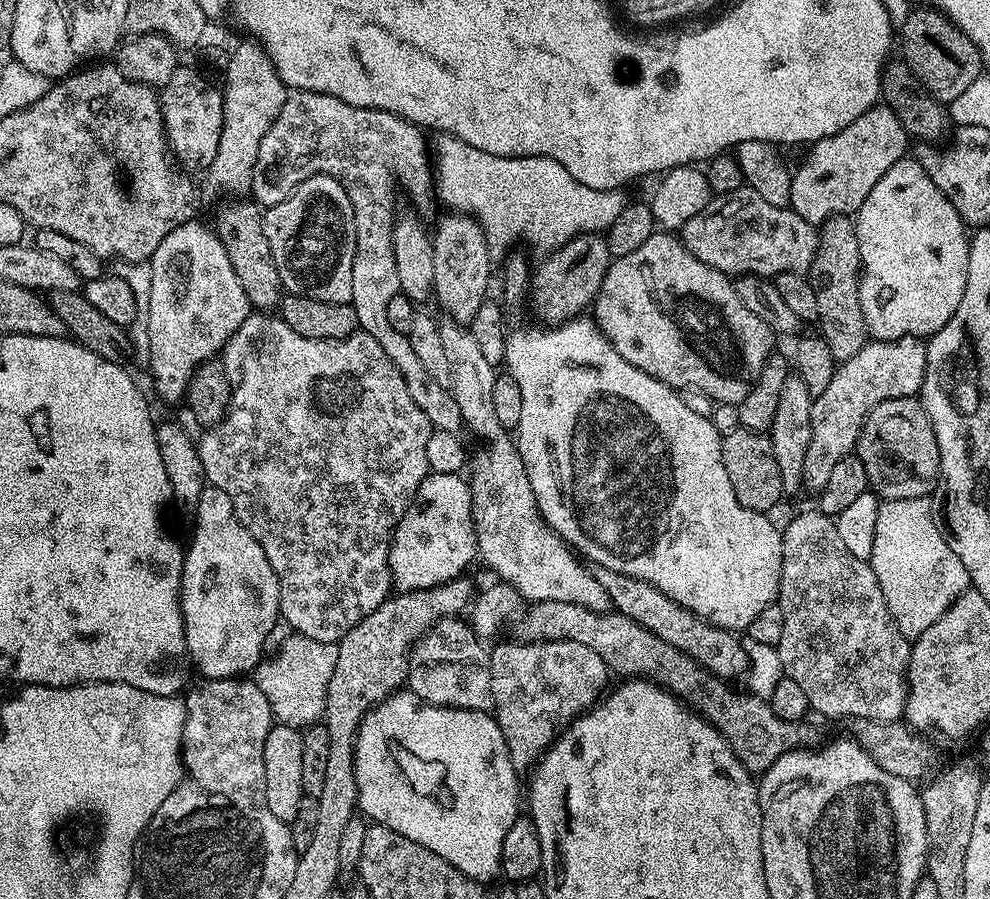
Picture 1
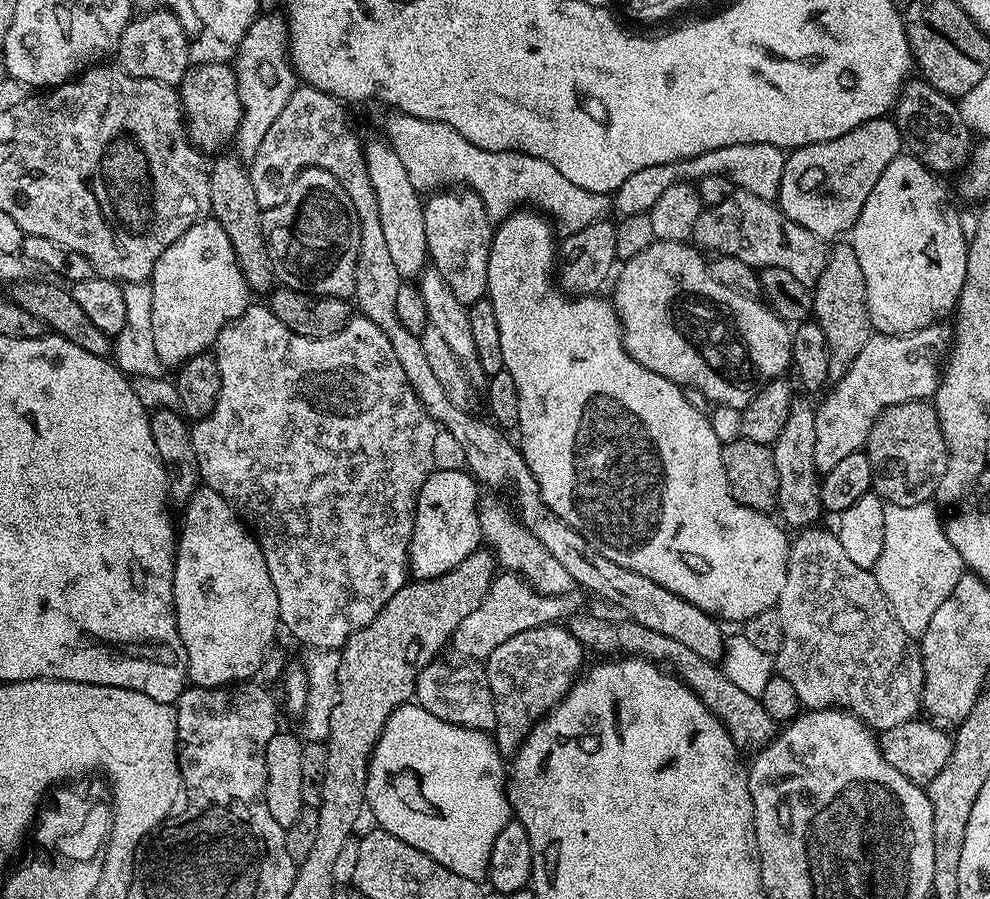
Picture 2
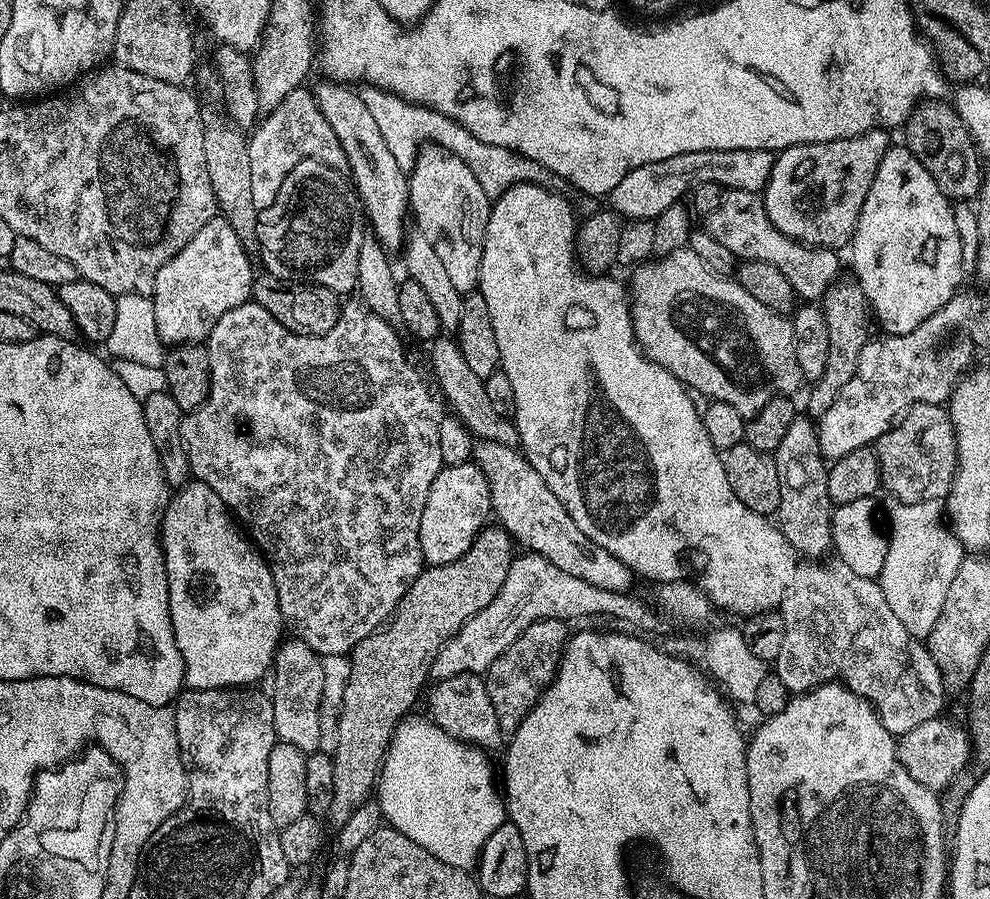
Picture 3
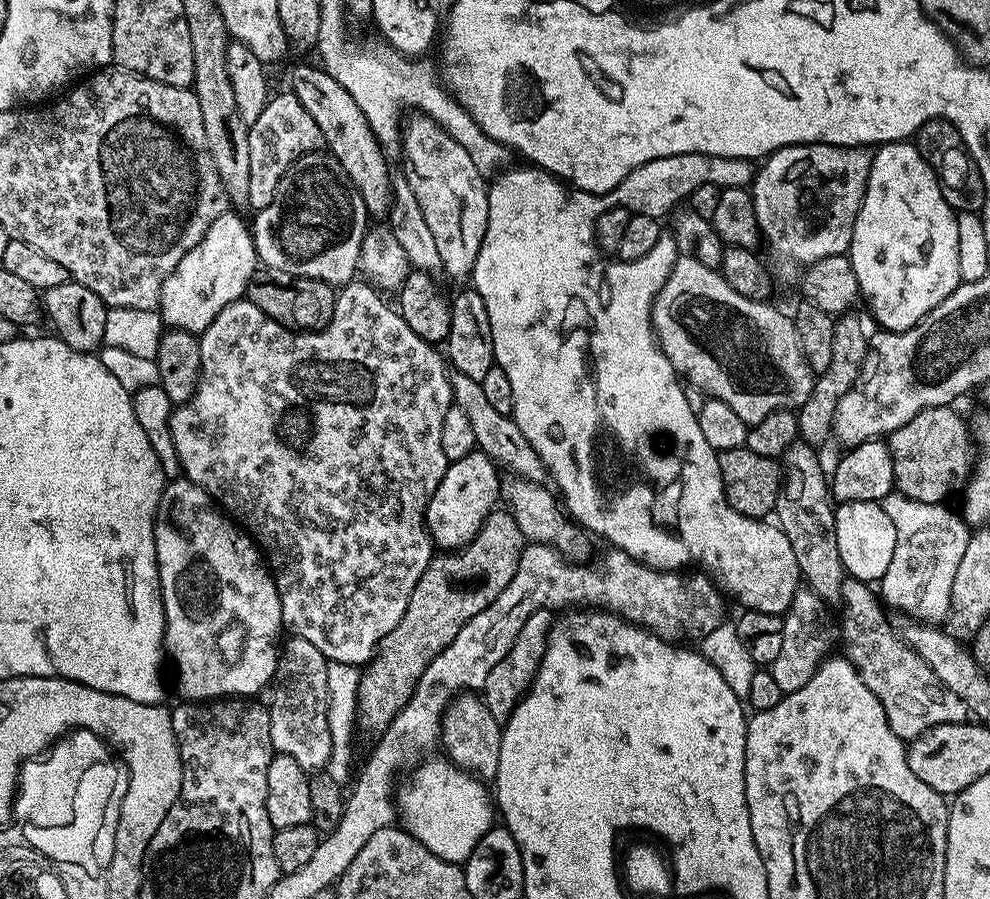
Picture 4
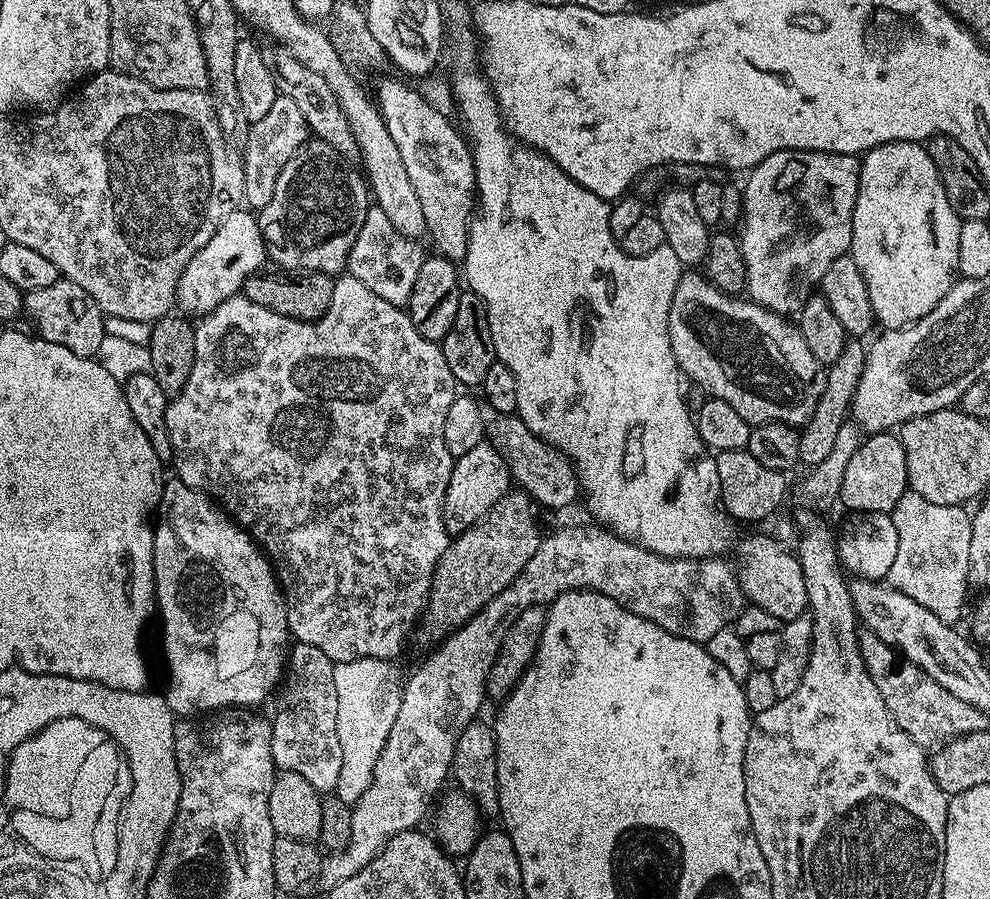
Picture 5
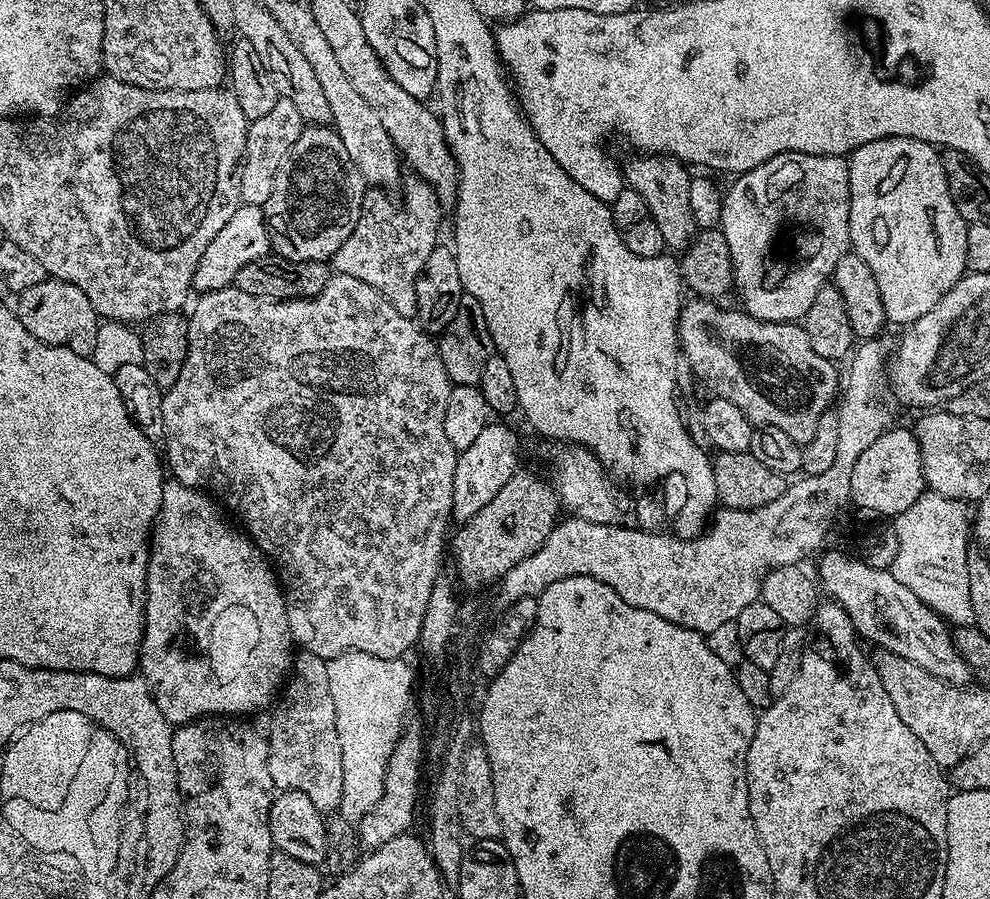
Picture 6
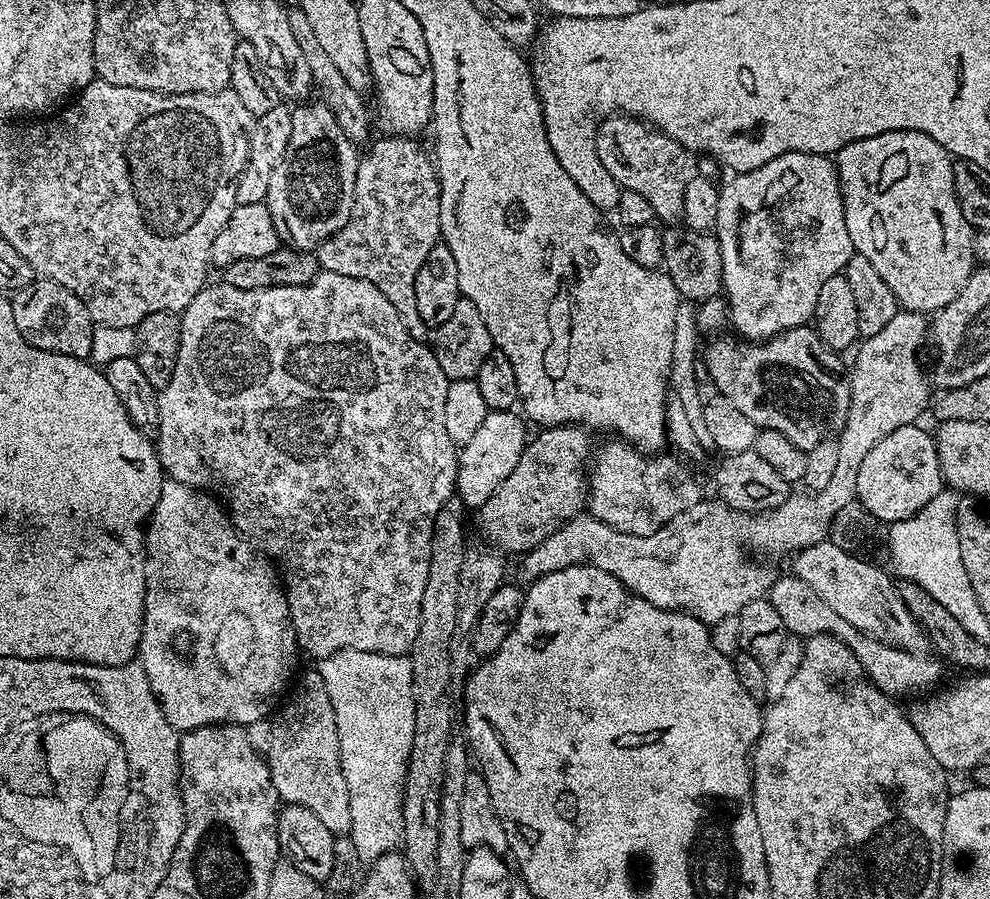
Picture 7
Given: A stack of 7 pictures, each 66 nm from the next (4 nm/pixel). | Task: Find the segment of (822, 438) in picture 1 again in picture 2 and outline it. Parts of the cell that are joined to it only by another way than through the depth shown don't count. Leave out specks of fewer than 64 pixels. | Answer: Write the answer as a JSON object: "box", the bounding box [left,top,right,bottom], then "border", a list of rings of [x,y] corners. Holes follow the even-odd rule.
{"box":[814,322,953,474],"border":[[[937,322],[922,330],[908,332],[904,336],[874,334],[868,339],[866,346],[862,346],[862,354],[858,354],[858,358],[854,358],[854,366],[850,366],[848,373],[827,389],[828,397],[816,408],[814,462],[817,472],[823,474],[834,470],[834,466],[838,462],[842,462],[842,458],[846,458],[846,454],[861,451],[867,445],[868,435],[874,422],[890,406],[901,404],[907,400],[927,401],[929,398],[935,397],[936,388],[940,385],[942,375],[942,368],[938,360],[936,364],[936,348],[947,349],[953,333],[951,327],[943,328],[944,326],[943,323]]]}

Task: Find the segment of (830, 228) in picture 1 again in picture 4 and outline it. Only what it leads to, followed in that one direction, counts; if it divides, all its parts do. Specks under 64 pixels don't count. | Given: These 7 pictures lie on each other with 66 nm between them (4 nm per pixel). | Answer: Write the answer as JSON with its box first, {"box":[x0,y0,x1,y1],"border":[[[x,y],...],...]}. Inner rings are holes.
{"box":[796,314,869,446],"border":[[[845,314],[836,320],[830,366],[826,366],[826,370],[816,376],[816,385],[812,387],[810,398],[806,398],[806,402],[798,410],[796,421],[800,427],[799,439],[803,443],[821,446],[820,444],[833,439],[832,427],[834,414],[838,410],[838,402],[842,402],[846,390],[856,385],[856,379],[860,377],[869,347],[869,333],[864,333],[864,324],[856,317],[856,314]]]}

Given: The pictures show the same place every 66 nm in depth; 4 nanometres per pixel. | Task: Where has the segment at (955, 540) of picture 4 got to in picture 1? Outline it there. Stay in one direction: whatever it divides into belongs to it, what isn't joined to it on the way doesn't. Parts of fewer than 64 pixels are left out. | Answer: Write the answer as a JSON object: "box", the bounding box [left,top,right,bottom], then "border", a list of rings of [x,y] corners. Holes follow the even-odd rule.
{"box":[871,497,970,640],"border":[[[929,497],[902,498],[901,500],[886,500],[878,510],[878,526],[874,526],[874,550],[872,551],[871,566],[878,578],[878,586],[882,586],[882,598],[886,598],[886,606],[902,634],[907,640],[917,640],[942,614],[948,612],[948,607],[961,594],[969,591],[970,581],[966,566],[950,550],[947,535],[941,525],[932,517],[932,503]]]}

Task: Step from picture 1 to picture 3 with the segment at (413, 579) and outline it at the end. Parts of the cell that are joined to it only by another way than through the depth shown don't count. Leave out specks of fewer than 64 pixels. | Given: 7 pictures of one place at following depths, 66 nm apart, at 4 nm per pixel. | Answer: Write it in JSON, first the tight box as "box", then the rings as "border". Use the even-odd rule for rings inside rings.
{"box":[420,462,493,565],"border":[[[475,462],[441,468],[438,478],[434,478],[430,486],[430,494],[426,494],[426,510],[422,510],[420,549],[425,565],[445,564],[454,562],[454,558],[462,558],[480,529],[489,523],[493,512],[486,474],[482,474]]]}

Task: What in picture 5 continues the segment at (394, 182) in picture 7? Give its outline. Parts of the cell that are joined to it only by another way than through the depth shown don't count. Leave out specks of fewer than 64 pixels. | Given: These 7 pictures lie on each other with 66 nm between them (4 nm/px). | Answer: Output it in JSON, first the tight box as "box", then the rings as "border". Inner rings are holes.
{"box":[346,206,426,306],"border":[[[375,206],[369,207],[366,222],[362,222],[362,230],[358,230],[358,238],[354,238],[354,246],[350,246],[350,254],[346,265],[347,275],[358,278],[358,282],[370,286],[378,298],[386,298],[386,302],[397,306],[407,305],[410,290],[414,290],[414,278],[418,278],[418,266],[422,266],[426,255],[425,249],[419,248],[413,237],[402,234]]]}

